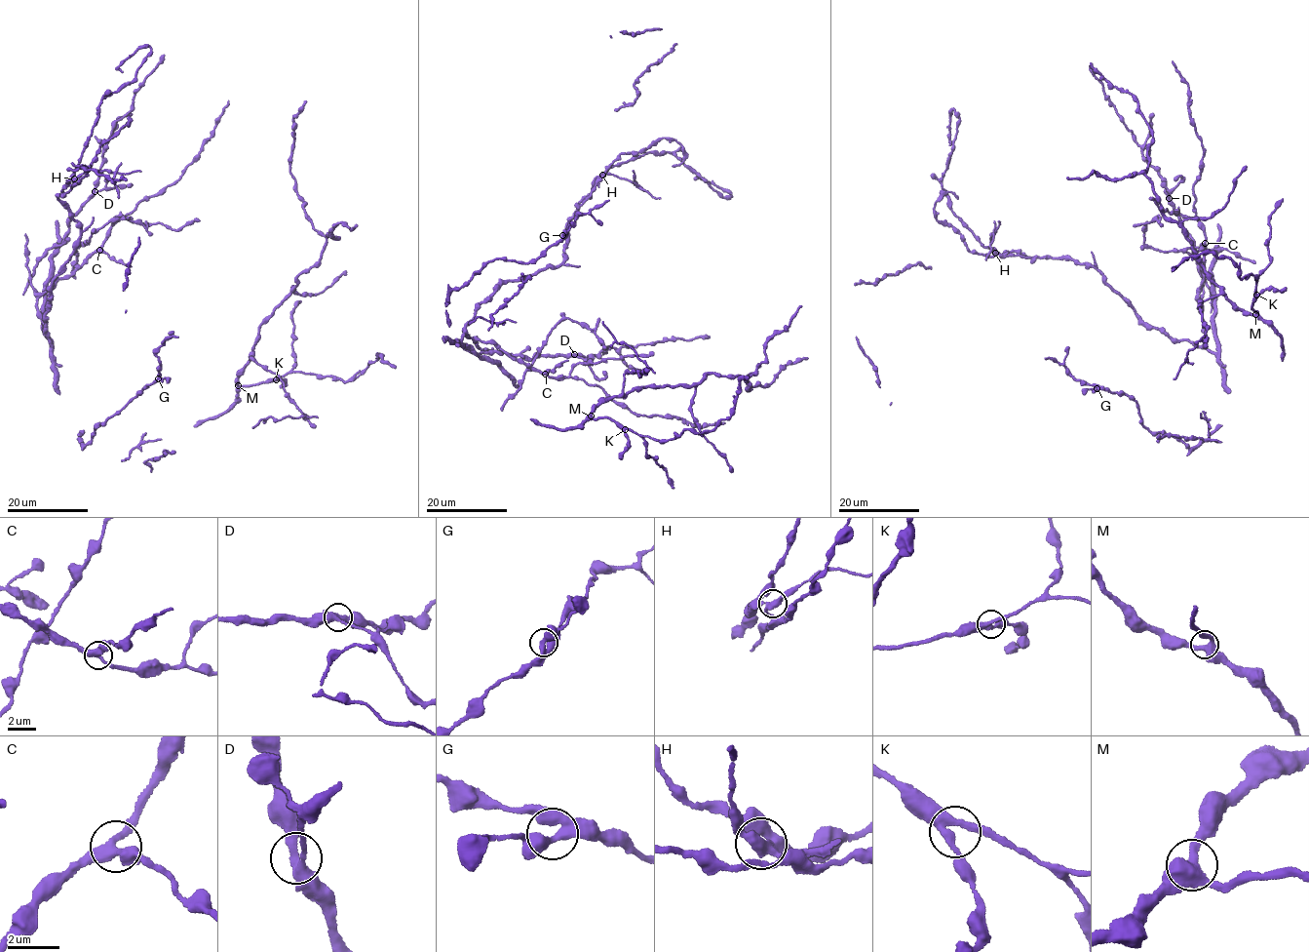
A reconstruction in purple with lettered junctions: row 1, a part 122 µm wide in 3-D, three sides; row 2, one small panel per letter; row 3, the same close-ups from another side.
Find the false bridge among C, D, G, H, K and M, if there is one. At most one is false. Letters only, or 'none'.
H

